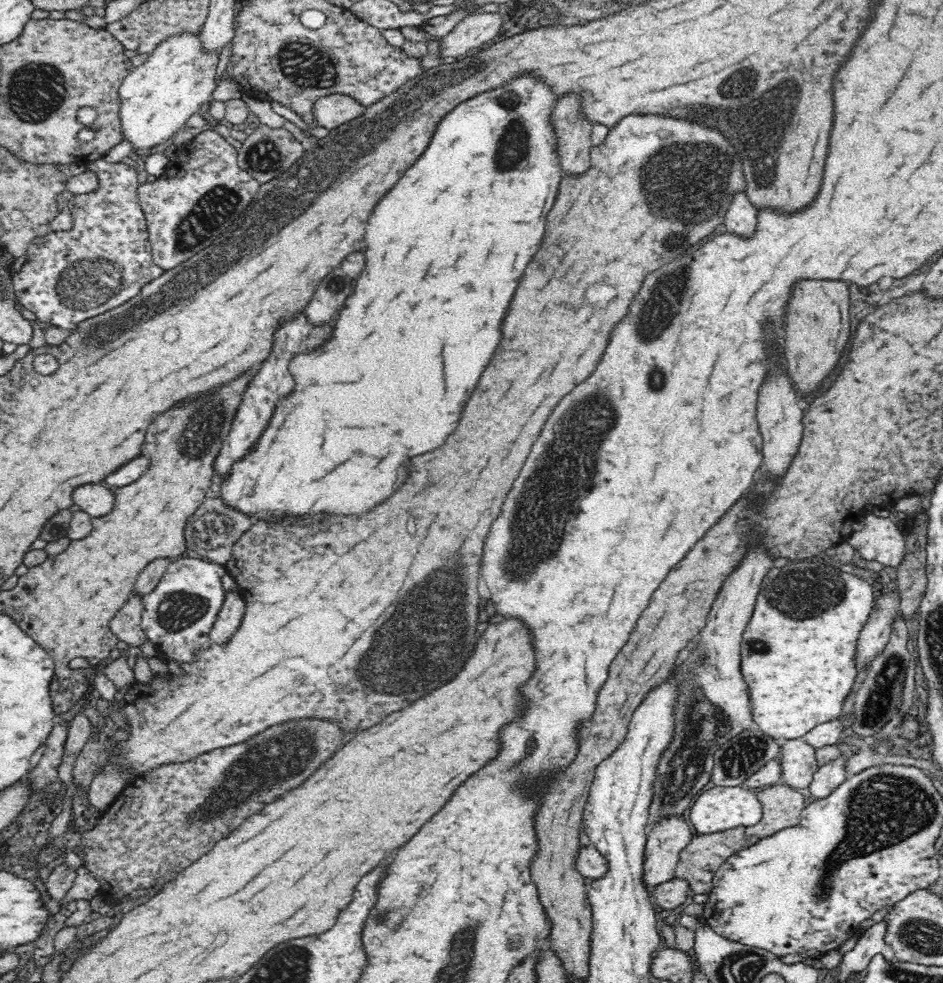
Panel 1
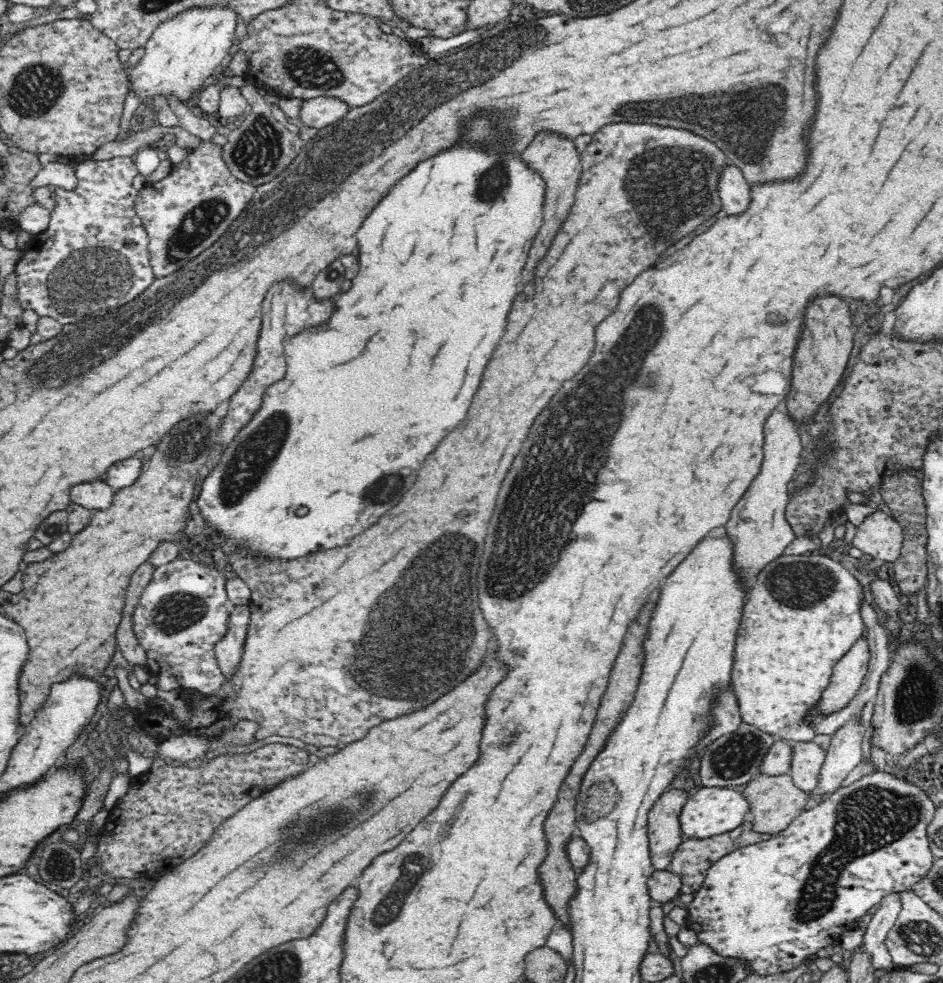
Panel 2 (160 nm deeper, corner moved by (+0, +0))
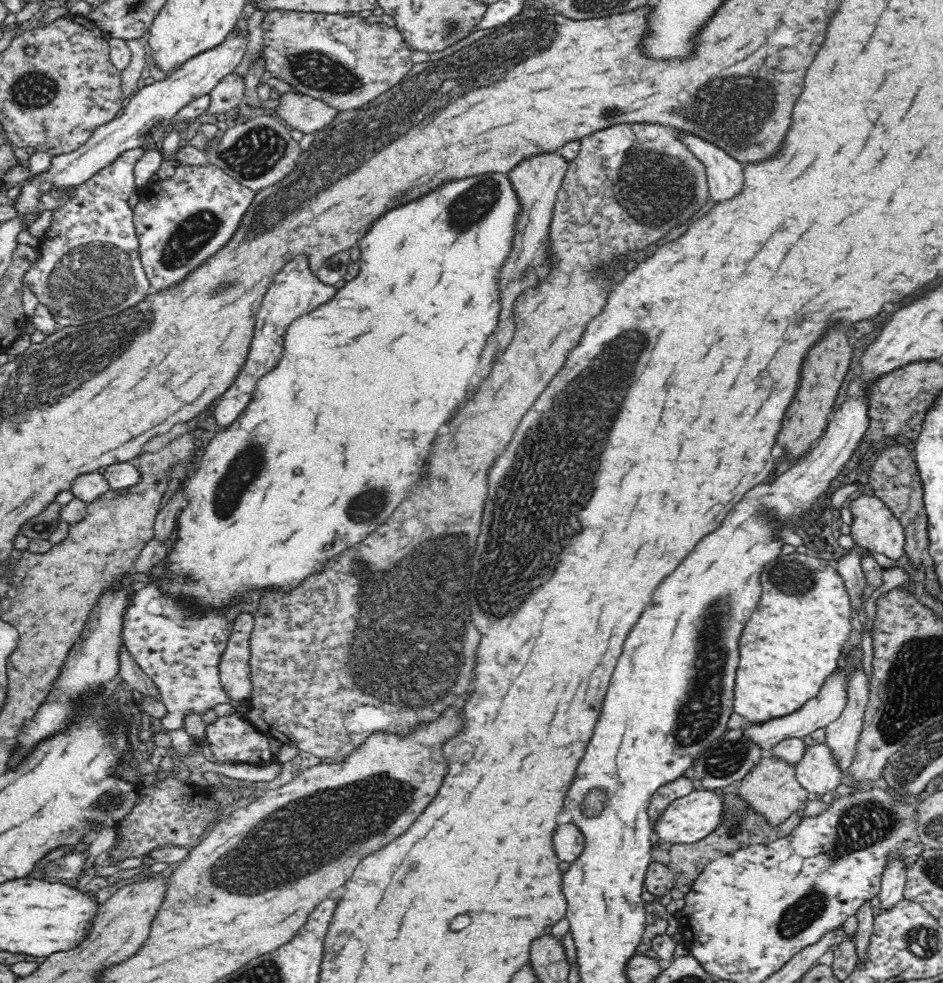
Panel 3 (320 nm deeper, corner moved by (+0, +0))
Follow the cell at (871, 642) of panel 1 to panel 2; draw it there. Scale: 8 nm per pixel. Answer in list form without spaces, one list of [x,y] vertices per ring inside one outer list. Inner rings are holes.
[[[868,633],[858,639],[846,656],[834,666],[828,688],[822,692],[820,700],[808,708],[804,716],[806,725],[815,728],[823,718],[845,709],[855,699],[870,662],[870,647],[866,639]]]

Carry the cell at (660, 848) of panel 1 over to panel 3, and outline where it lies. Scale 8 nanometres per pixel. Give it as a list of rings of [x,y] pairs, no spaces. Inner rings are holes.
[[[681,775],[677,780],[664,784],[652,796],[648,815],[651,823],[654,823],[665,811],[669,805],[682,796],[688,796],[697,789],[695,783],[688,778],[688,775]]]

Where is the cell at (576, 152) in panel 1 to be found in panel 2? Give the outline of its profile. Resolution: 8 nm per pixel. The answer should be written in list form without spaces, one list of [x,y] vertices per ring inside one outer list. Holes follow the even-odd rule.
[[[544,132],[538,134],[534,138],[534,142],[524,150],[524,154],[520,156],[520,161],[524,161],[526,167],[532,169],[532,173],[538,173],[544,181],[544,208],[542,208],[544,216],[542,216],[542,224],[540,224],[538,234],[534,236],[534,246],[528,252],[526,268],[522,270],[522,282],[530,284],[532,282],[532,272],[540,262],[538,258],[542,258],[548,252],[550,242],[554,240],[556,232],[560,230],[562,222],[568,216],[566,212],[574,204],[574,192],[576,192],[576,184],[578,184],[578,178],[580,178],[580,172],[582,172],[582,165],[580,165],[579,152],[576,151],[572,139],[560,138],[560,136],[544,134]]]

